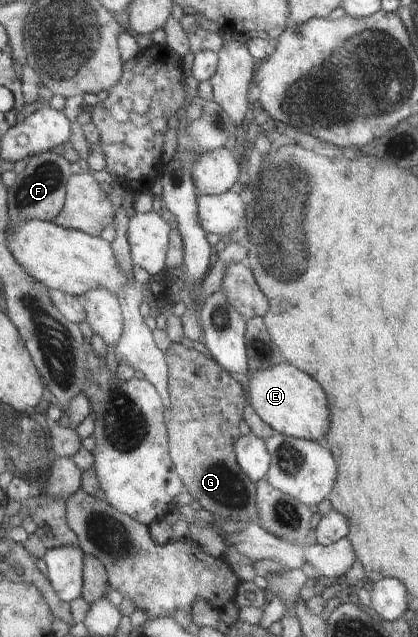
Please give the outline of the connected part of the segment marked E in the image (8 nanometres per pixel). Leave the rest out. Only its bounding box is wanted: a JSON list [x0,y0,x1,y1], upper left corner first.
[245,365,330,441]

